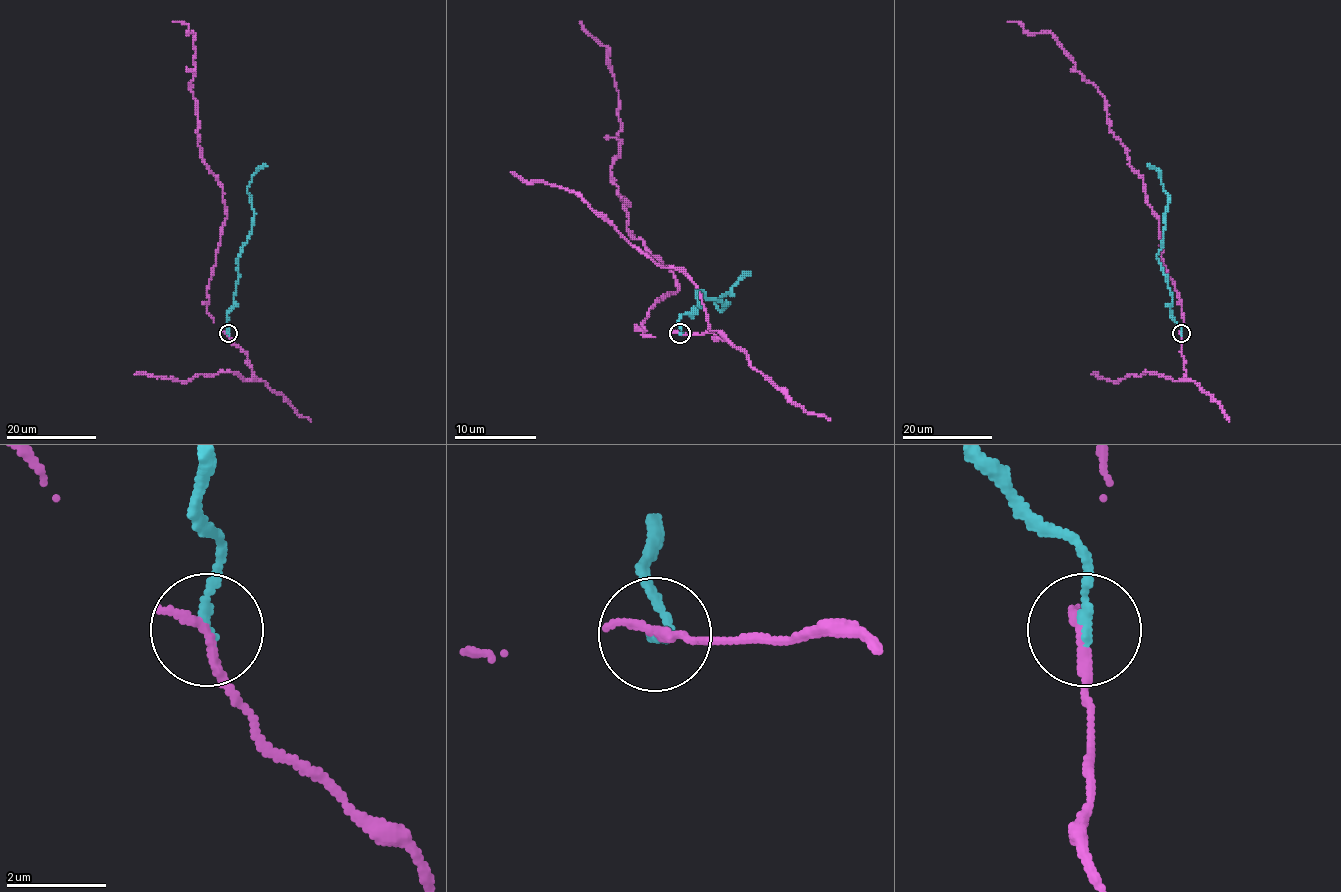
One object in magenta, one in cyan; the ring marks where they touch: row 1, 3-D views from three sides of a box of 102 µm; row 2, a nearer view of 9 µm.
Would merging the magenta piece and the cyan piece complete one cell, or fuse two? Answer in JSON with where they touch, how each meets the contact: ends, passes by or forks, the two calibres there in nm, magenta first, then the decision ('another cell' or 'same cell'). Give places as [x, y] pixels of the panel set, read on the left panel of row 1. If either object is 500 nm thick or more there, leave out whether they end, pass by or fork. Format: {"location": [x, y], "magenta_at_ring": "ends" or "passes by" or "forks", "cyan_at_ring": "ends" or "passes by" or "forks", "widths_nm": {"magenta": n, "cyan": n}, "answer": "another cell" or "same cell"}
{"location": [228, 333], "magenta_at_ring": "ends", "cyan_at_ring": "ends", "widths_nm": {"magenta": 240, "cyan": 190}, "answer": "another cell"}

